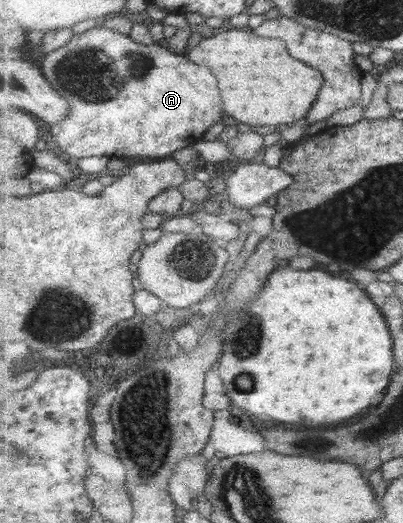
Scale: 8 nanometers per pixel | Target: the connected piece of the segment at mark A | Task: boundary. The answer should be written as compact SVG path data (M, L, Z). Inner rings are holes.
M103 24L75 35L66 47L48 54L40 69L46 80L72 105L69 116L63 122L50 126L51 137L62 156L78 159L147 157L158 161L170 157L174 151L192 148L195 143L204 140L206 131L224 117L218 81L208 67L192 63L186 53L172 53L164 43L142 45Z

